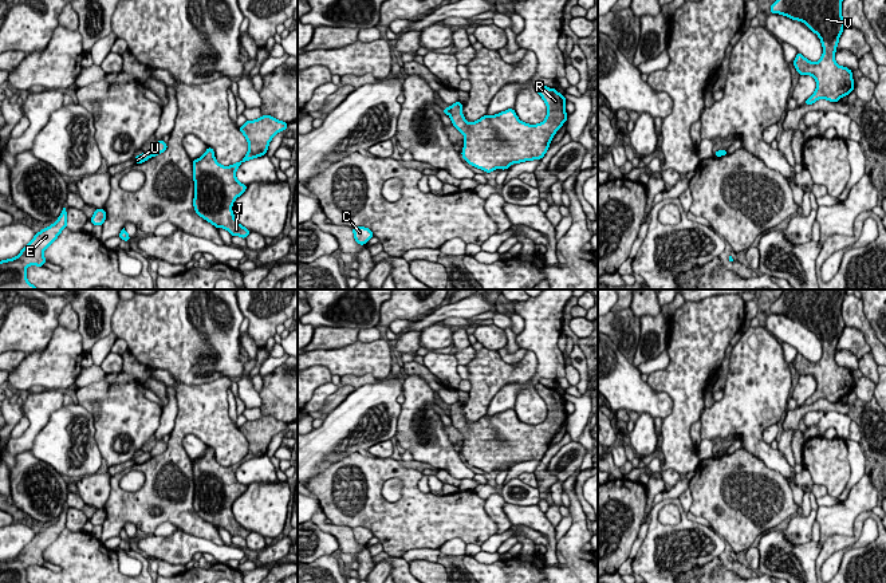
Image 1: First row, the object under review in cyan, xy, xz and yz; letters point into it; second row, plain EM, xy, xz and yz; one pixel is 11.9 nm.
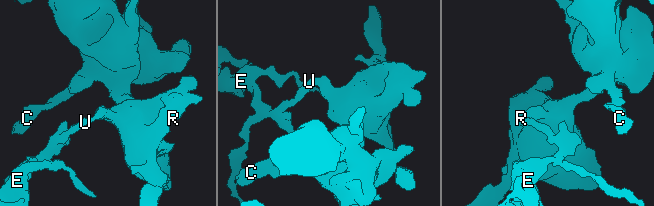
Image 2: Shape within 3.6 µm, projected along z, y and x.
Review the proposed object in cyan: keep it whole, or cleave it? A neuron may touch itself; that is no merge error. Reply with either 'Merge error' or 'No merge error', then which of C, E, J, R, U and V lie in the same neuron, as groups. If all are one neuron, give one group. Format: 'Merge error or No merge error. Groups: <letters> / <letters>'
Merge error. Groups: C J R V / E U

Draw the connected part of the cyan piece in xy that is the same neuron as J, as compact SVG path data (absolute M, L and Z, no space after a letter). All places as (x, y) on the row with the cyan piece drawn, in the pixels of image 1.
M263 115L255 121L247 121L240 126L240 131L248 141L248 153L231 166L220 165L214 158L214 151L208 146L205 154L193 164L194 200L193 206L198 216L213 224L216 228L227 229L232 236L247 239L251 233L240 225L232 212L235 200L247 190L236 178L237 168L252 158L267 153L271 139L286 130L288 123Z

